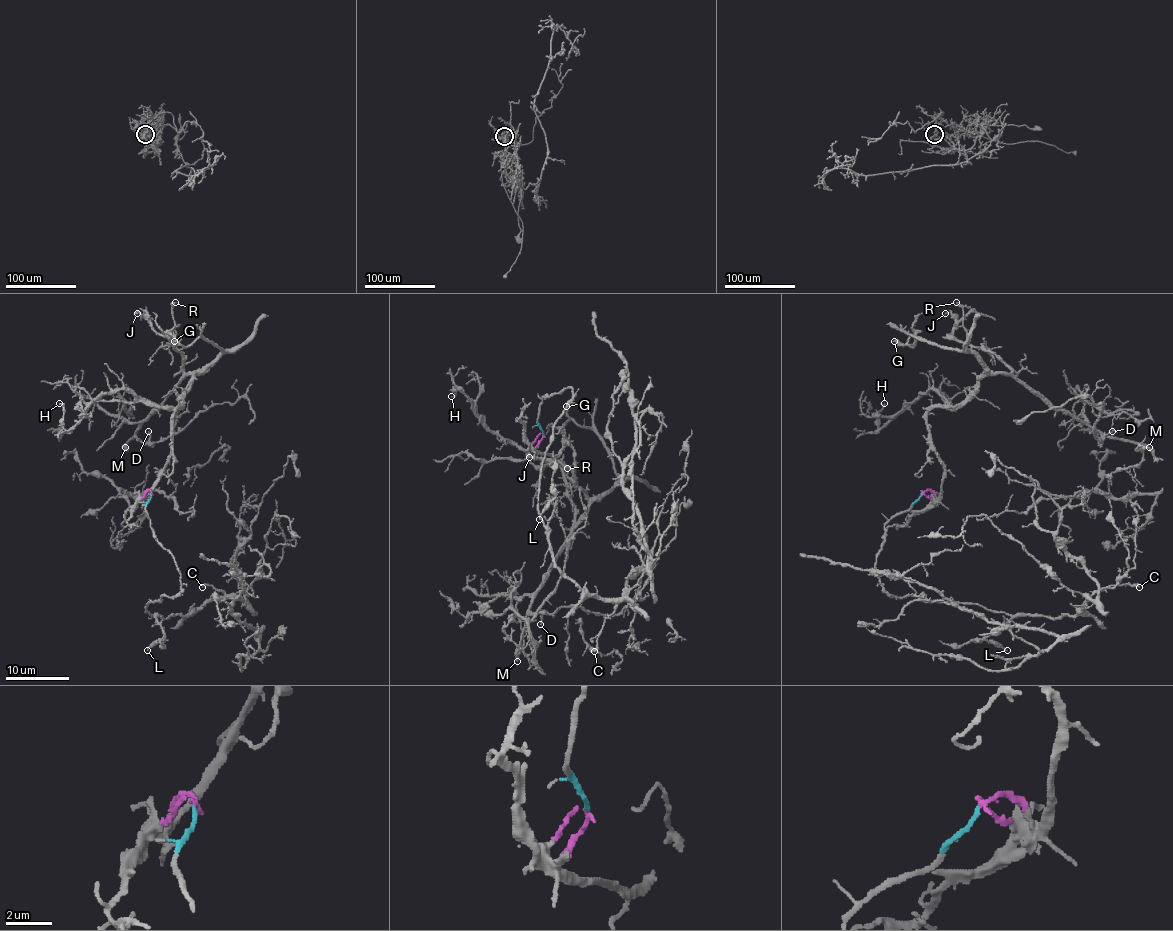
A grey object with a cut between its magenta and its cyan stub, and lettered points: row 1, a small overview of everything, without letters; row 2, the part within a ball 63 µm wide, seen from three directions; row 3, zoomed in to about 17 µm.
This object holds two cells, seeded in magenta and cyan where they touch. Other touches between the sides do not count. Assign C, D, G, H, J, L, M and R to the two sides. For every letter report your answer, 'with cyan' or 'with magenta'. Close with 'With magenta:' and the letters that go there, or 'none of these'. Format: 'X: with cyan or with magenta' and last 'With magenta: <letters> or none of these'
C: with cyan
D: with magenta
G: with magenta
H: with magenta
J: with magenta
L: with cyan
M: with magenta
R: with magenta
With magenta: D, G, H, J, M, R

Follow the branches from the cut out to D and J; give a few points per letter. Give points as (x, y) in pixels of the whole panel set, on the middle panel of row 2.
D: (542, 434), (536, 449), (548, 455), (566, 439), (588, 503), (528, 612), (540, 625)
J: (542, 434), (536, 449), (556, 455), (566, 439), (574, 452), (588, 498), (576, 522), (563, 470), (529, 457)

